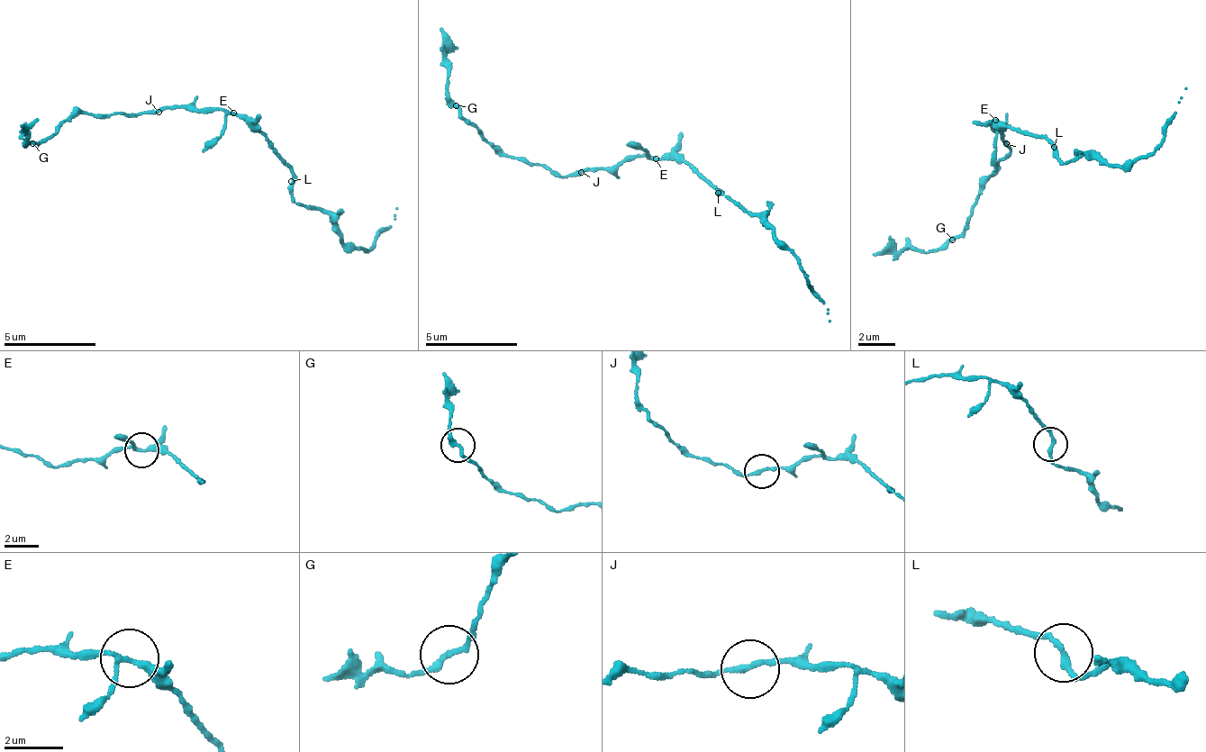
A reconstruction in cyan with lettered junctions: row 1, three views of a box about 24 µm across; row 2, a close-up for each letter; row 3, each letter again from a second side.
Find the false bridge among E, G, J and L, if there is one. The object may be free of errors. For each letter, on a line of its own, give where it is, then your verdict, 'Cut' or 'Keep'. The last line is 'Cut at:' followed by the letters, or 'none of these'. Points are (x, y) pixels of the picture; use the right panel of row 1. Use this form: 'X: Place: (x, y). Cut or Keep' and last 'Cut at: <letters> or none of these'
E: Place: (995, 120). Keep
G: Place: (952, 240). Cut
J: Place: (1006, 143). Keep
L: Place: (1054, 147). Keep
Cut at: G

